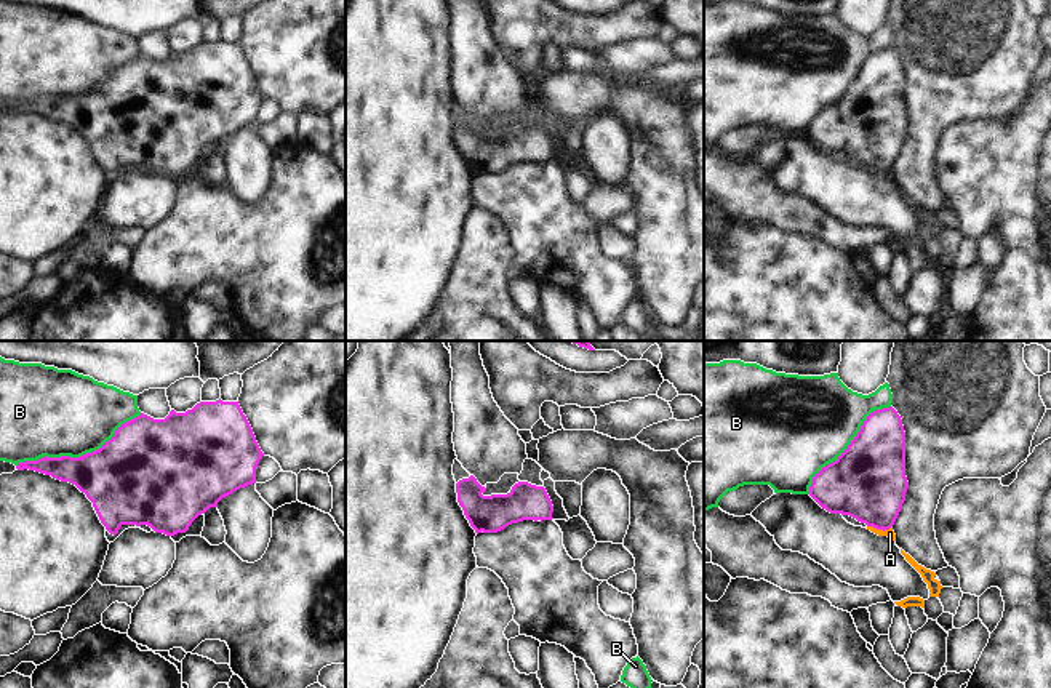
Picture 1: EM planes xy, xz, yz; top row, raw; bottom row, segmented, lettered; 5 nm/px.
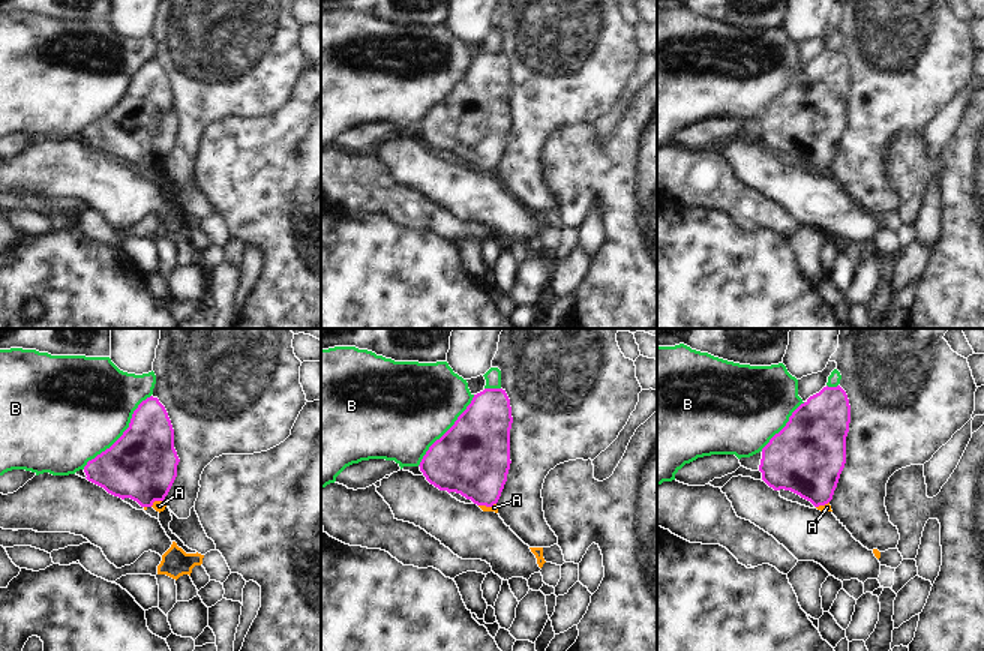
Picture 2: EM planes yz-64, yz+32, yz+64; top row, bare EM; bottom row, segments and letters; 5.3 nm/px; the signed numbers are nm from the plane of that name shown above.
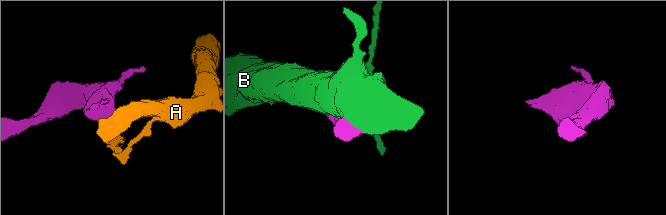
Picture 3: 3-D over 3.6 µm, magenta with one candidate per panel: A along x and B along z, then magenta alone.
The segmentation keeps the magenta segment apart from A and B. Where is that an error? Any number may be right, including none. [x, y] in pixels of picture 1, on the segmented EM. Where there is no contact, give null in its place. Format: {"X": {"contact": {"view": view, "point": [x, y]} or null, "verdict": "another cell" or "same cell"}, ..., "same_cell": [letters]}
{"A": {"contact": {"view": "yz", "point": [880, 528]}, "verdict": "another cell"}, "B": {"contact": {"view": "xy", "point": [80, 456]}, "verdict": "another cell"}, "same_cell": []}

